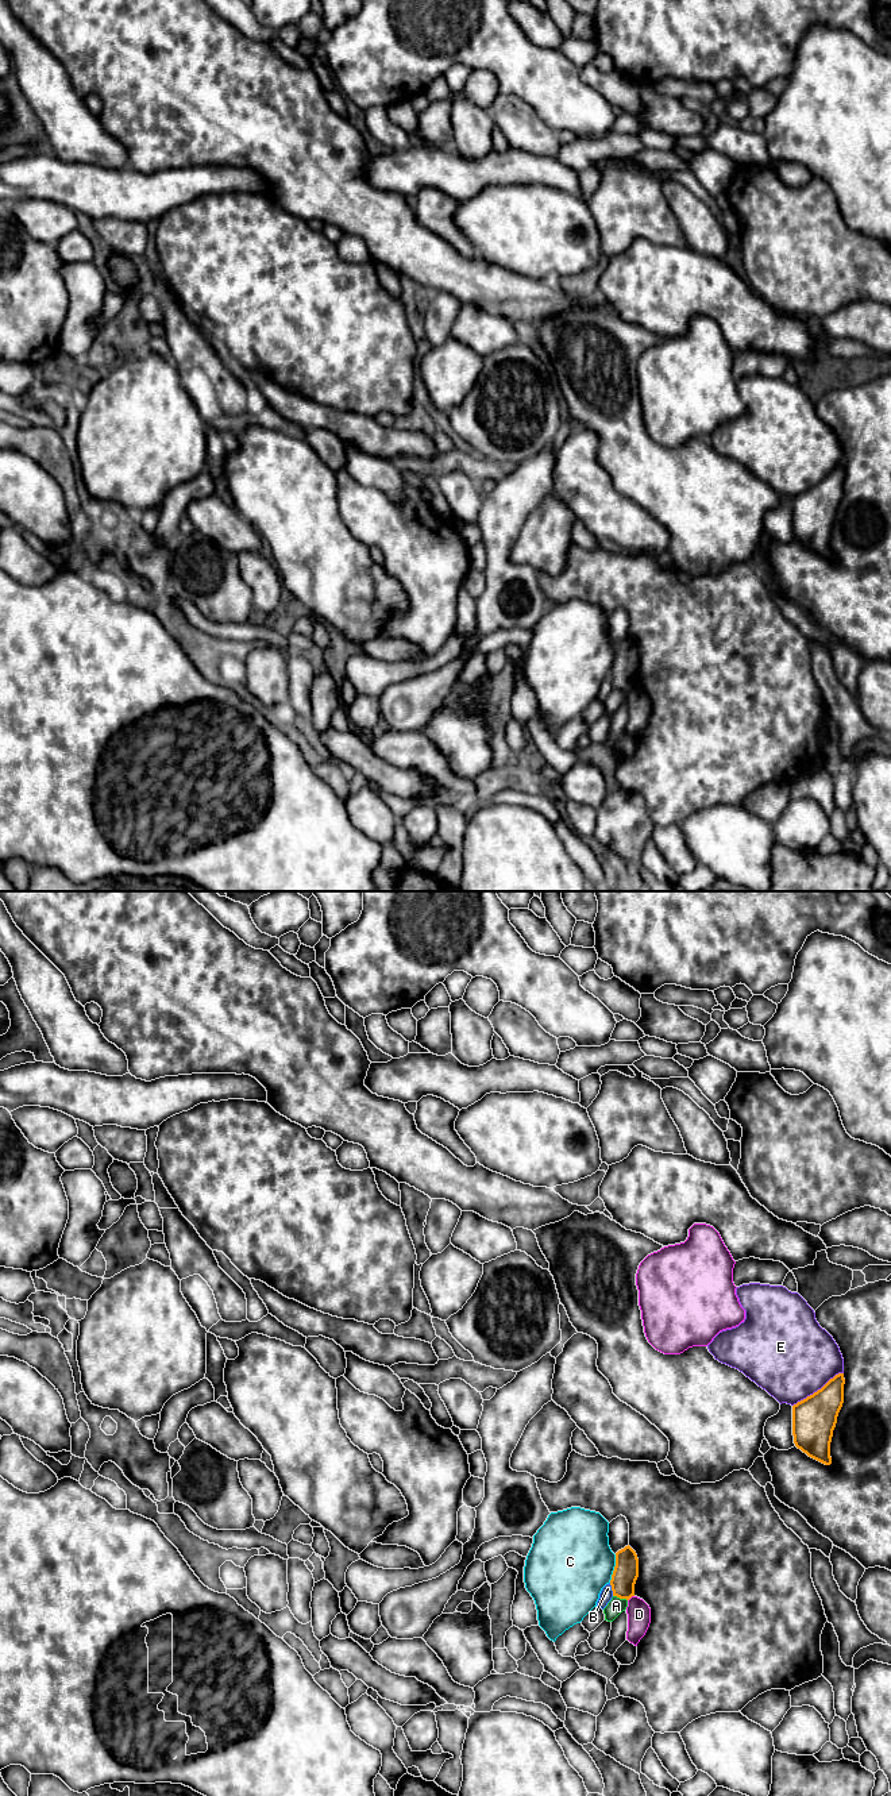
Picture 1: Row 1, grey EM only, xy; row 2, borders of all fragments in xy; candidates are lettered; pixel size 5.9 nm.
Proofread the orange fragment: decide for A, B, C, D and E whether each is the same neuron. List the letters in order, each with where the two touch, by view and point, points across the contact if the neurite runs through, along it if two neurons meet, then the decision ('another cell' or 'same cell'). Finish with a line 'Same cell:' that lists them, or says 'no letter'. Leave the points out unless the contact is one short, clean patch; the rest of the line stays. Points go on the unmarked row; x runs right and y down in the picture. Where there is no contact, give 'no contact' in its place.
A: contact xy (620, 690); border xy (613, 688), (627, 693); another cell
B: contact xy (612, 682); another cell
C: contact xy (614, 661); another cell
D: contact xy (631, 689); another cell
E: contact xy (818, 482); another cell
Same cell: no letter

